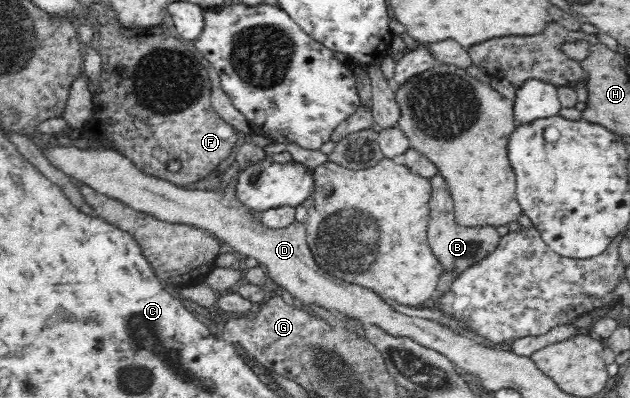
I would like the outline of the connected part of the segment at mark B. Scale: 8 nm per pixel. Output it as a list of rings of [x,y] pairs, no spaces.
[[[436,175],[429,179],[431,181],[431,198],[428,202],[430,208],[429,246],[433,254],[439,259],[442,271],[451,270],[459,274],[473,263],[488,257],[498,246],[501,236],[494,226],[465,227],[457,224],[454,215],[454,202],[447,188],[445,179]]]

